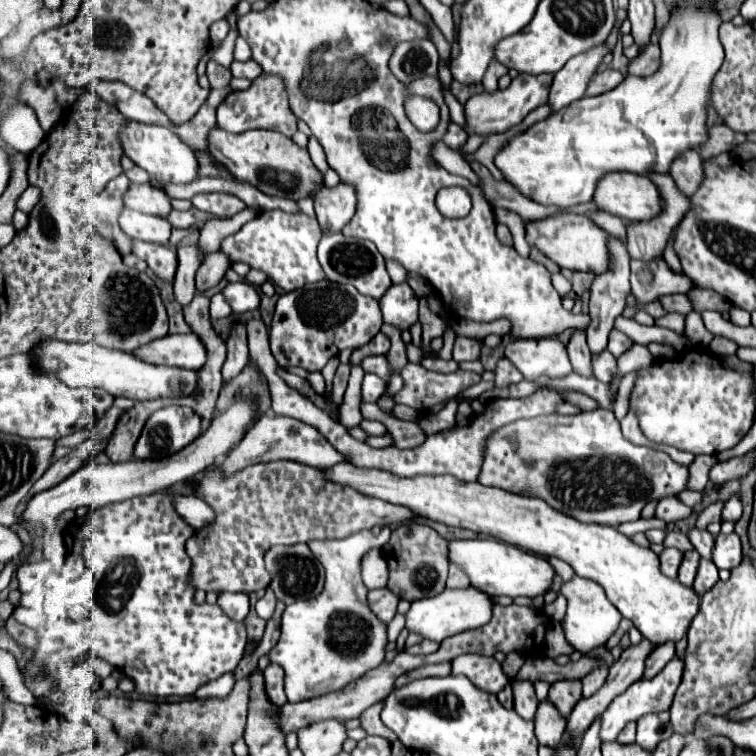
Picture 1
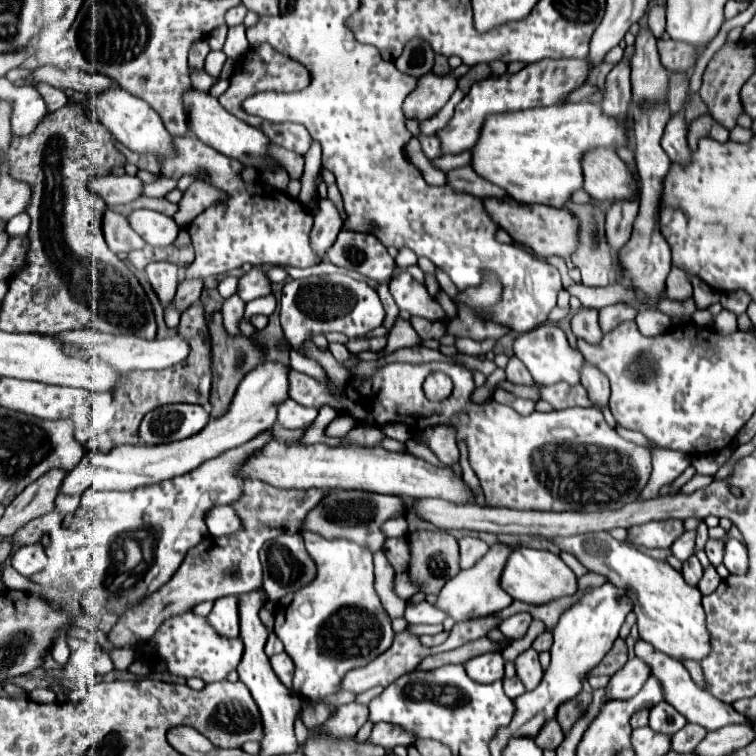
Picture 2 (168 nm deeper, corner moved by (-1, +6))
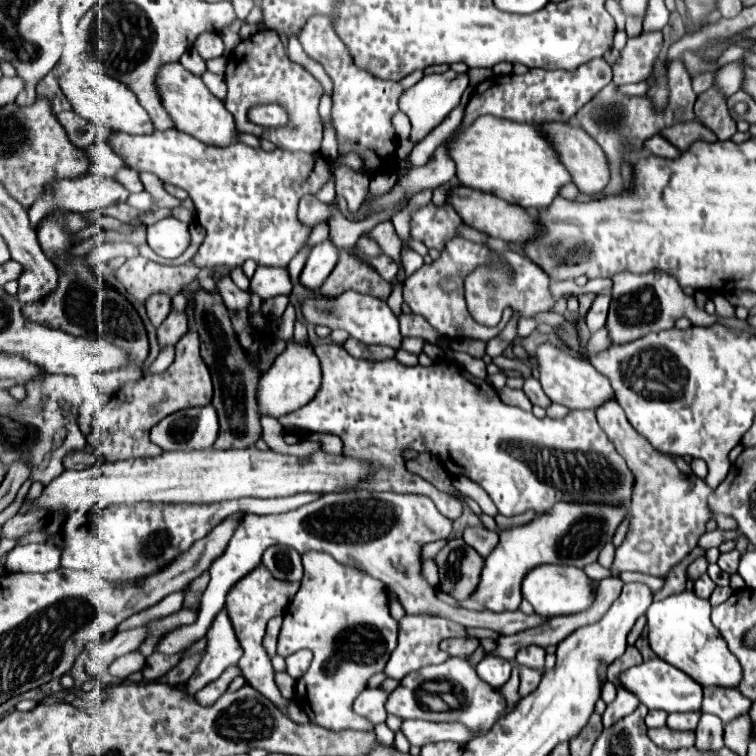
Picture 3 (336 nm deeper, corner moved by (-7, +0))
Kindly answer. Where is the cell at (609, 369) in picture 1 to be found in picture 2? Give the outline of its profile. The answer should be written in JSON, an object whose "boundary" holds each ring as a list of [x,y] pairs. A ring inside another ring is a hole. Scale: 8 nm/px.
{"boundary":[[[580,308],[570,320],[570,328],[576,336],[584,338],[590,344],[598,344],[602,340],[596,308]]]}

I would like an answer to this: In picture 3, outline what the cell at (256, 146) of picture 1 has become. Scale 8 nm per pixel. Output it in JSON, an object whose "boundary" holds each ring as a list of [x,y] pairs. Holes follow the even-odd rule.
{"boundary":[[[168,64],[168,68],[160,72],[160,96],[164,96],[164,106],[168,108],[172,120],[176,120],[178,130],[216,148],[226,148],[228,144],[238,142],[238,128],[234,116],[224,108],[224,102],[218,100],[204,86],[202,78],[184,70],[182,64]]]}

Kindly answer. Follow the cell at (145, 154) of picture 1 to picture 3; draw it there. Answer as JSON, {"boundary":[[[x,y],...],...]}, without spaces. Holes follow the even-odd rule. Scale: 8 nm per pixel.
{"boundary":[[[68,70],[60,78],[60,88],[66,94],[66,98],[72,102],[74,112],[94,124],[100,124],[100,126],[106,126],[114,132],[124,132],[130,136],[148,136],[154,132],[154,124],[152,124],[148,112],[136,100],[134,92],[126,84],[112,80],[104,72]]]}

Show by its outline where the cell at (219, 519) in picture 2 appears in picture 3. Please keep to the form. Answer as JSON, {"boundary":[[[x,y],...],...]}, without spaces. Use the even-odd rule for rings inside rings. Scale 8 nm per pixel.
{"boundary":[[[348,490],[348,492],[332,492],[324,494],[318,500],[296,508],[286,514],[272,514],[272,516],[258,516],[258,514],[244,514],[236,530],[228,542],[226,552],[216,558],[210,566],[210,584],[208,592],[204,592],[204,600],[200,602],[198,610],[198,620],[190,626],[178,626],[172,632],[166,632],[158,646],[156,652],[164,656],[172,656],[182,652],[184,648],[192,646],[200,638],[206,636],[212,620],[216,614],[224,608],[226,594],[230,588],[248,576],[256,566],[260,566],[262,554],[266,548],[274,544],[284,544],[296,548],[300,554],[308,550],[318,550],[330,554],[334,560],[342,564],[352,564],[354,568],[360,568],[368,572],[370,576],[376,576],[382,580],[388,590],[394,590],[398,600],[402,602],[402,608],[406,614],[412,616],[440,616],[446,620],[452,620],[462,626],[474,626],[474,628],[490,628],[498,632],[500,636],[504,634],[516,634],[534,626],[540,626],[546,618],[532,614],[526,616],[522,610],[514,612],[488,612],[488,610],[470,610],[470,608],[460,608],[460,606],[450,606],[444,604],[436,598],[436,592],[426,580],[420,576],[420,548],[426,542],[442,540],[450,534],[452,530],[452,520],[442,516],[434,502],[426,496],[408,496],[408,494],[392,494],[392,492],[376,492],[376,490]],[[356,492],[356,494],[354,494]],[[372,510],[372,512],[370,512]],[[386,520],[388,520],[388,530],[386,530]],[[370,526],[372,526],[372,542],[370,542]],[[354,528],[356,528],[356,538],[354,538]]]}

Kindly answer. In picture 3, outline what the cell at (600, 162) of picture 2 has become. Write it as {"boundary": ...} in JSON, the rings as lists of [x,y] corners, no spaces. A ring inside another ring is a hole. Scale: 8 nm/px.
{"boundary":[[[544,124],[542,128],[544,132],[552,132],[552,140],[556,140],[556,148],[560,148],[560,156],[564,156],[564,166],[568,168],[568,172],[572,172],[578,190],[584,194],[600,194],[608,186],[610,168],[606,154],[598,146],[598,142],[576,124]]]}

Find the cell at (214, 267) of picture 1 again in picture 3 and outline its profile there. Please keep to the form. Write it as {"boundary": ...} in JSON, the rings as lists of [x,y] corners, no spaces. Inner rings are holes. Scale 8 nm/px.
{"boundary":[[[170,312],[168,318],[160,324],[158,328],[158,342],[160,346],[168,346],[168,344],[176,344],[180,340],[180,336],[184,336],[184,332],[188,332],[188,314],[184,312]]]}

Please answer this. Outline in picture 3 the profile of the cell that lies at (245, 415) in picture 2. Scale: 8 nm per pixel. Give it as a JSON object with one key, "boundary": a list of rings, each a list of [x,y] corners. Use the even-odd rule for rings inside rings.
{"boundary":[[[292,342],[286,346],[286,350],[274,360],[268,372],[264,372],[258,380],[256,388],[256,398],[258,398],[258,414],[260,416],[270,416],[270,418],[282,418],[302,406],[306,406],[322,380],[320,372],[320,362],[318,356],[314,354],[312,346],[302,346],[298,342]]]}

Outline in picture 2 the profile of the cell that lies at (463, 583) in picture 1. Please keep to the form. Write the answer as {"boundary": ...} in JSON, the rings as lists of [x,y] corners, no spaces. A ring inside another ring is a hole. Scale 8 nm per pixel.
{"boundary":[[[474,536],[460,538],[460,566],[462,570],[472,568],[484,554],[488,552],[488,544]]]}

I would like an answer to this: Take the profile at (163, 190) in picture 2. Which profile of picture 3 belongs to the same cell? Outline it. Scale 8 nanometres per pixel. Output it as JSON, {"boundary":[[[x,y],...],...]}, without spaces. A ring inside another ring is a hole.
{"boundary":[[[146,190],[144,192],[138,192],[138,194],[130,194],[130,198],[128,198],[128,204],[132,206],[132,208],[136,208],[136,210],[140,210],[140,212],[146,212],[146,210],[150,210],[152,206],[154,206],[154,198],[152,198],[152,194],[148,194]]]}

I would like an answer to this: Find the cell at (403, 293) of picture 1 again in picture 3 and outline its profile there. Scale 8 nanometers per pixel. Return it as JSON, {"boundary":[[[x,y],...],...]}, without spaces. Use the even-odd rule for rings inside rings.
{"boundary":[[[466,238],[460,240],[452,240],[452,244],[448,244],[448,248],[440,254],[440,258],[432,264],[424,264],[418,272],[414,272],[412,276],[406,278],[404,282],[404,302],[412,308],[414,314],[424,316],[430,326],[434,330],[438,330],[442,336],[446,338],[474,338],[474,340],[484,340],[488,342],[490,338],[498,336],[500,330],[508,324],[508,320],[512,318],[512,308],[504,310],[504,316],[500,320],[498,326],[494,328],[486,328],[480,326],[466,308],[466,300],[464,300],[464,290],[462,290],[462,282],[464,276],[476,268],[476,264],[482,264],[484,260],[488,260],[488,246],[484,244],[474,244]]]}

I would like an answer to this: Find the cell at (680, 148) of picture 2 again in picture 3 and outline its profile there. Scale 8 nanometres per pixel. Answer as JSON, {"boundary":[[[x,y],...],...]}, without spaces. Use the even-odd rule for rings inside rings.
{"boundary":[[[662,134],[652,136],[652,140],[646,142],[646,148],[650,148],[652,154],[662,156],[662,158],[678,158],[680,156],[680,150],[674,144],[670,144]]]}

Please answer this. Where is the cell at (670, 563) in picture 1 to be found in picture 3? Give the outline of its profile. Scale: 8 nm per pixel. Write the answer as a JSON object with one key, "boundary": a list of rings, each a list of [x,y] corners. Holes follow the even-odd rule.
{"boundary":[[[714,530],[714,532],[706,532],[704,536],[700,536],[698,546],[702,550],[708,550],[712,546],[720,546],[724,540],[736,540],[738,532],[724,532],[724,530]]]}

